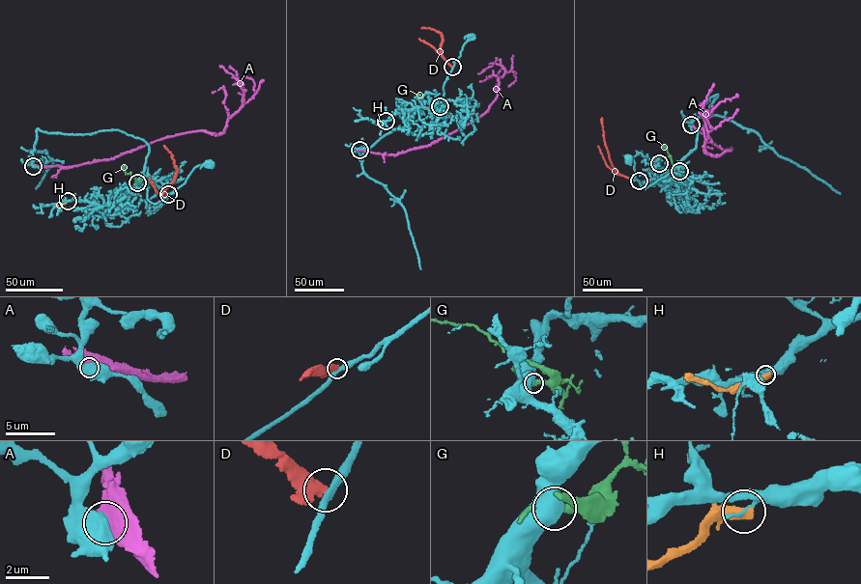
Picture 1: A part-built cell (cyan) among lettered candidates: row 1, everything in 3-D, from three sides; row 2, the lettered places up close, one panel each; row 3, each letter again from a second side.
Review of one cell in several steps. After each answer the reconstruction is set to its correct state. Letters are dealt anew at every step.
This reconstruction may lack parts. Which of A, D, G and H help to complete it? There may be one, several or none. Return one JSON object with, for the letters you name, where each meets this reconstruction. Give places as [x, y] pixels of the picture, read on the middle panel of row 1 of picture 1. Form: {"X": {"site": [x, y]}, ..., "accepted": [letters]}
{"accepted": []}

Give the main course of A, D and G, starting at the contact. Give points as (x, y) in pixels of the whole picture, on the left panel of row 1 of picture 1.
A: (33, 165), (71, 167), (114, 158), (186, 132), (219, 134), (242, 106), (243, 95), (236, 71), (229, 67)
D: (168, 194), (162, 194), (177, 170), (171, 153), (163, 145)
G: (137, 182), (123, 167)

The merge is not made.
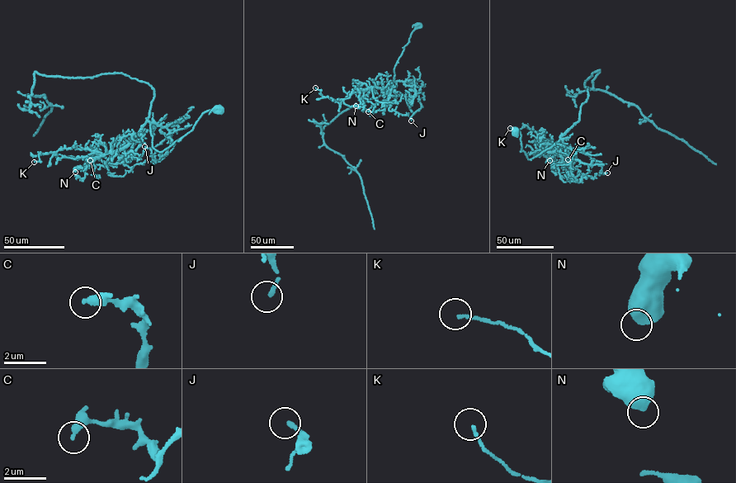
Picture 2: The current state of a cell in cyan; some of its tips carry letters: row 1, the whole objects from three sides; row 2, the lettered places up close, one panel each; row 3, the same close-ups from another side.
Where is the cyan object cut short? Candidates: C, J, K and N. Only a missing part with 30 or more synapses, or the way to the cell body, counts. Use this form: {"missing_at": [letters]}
{"missing_at": []}

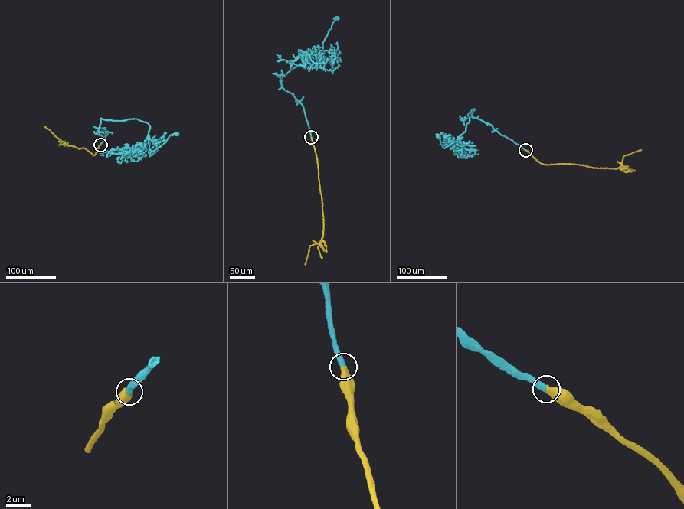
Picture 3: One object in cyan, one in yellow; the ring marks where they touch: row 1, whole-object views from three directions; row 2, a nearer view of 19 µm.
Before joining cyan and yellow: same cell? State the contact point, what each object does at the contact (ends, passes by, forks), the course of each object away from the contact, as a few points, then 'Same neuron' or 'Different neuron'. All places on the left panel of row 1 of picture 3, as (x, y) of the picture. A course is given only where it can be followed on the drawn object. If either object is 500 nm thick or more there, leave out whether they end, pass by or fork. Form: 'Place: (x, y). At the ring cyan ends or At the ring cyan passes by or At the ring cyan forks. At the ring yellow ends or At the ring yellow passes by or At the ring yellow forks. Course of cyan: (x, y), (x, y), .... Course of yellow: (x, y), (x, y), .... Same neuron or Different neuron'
Place: (100, 145). Course of cyan: (100, 145), (108, 133), (105, 128), (98, 128), (101, 118), (136, 119), (146, 122), (152, 151), (176, 132). Course of yellow: (100, 145), (93, 155), (83, 147), (79, 148), (66, 145), (44, 126). Same neuron

